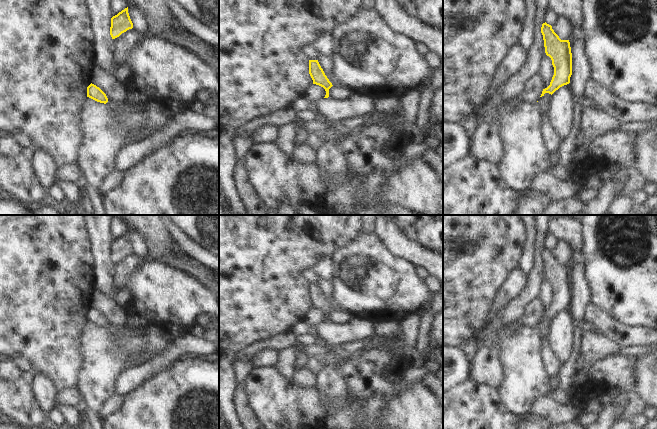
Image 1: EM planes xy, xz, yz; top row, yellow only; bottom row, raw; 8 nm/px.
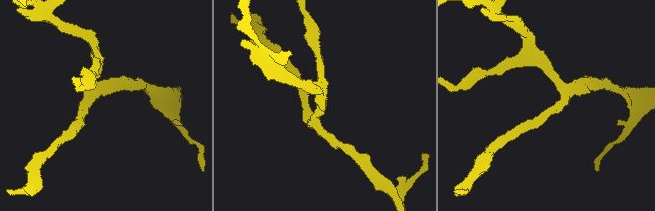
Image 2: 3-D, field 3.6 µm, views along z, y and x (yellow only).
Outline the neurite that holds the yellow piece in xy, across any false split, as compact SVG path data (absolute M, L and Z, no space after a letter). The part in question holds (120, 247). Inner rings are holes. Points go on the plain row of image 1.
M128 231L111 242L110 259L112 263L133 252L133 247L128 237Z

